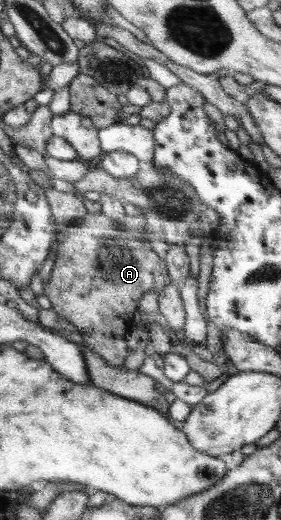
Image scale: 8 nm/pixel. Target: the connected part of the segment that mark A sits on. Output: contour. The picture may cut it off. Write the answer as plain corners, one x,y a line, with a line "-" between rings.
99,214
82,216
59,231
57,254
49,279
43,284
43,294
51,301
52,309
83,334
82,347
109,361
113,366
123,364
127,356
125,338
113,342
115,336
129,332
131,314
147,290
159,292
169,285
169,271
161,257
151,249
152,233
133,237
120,224

